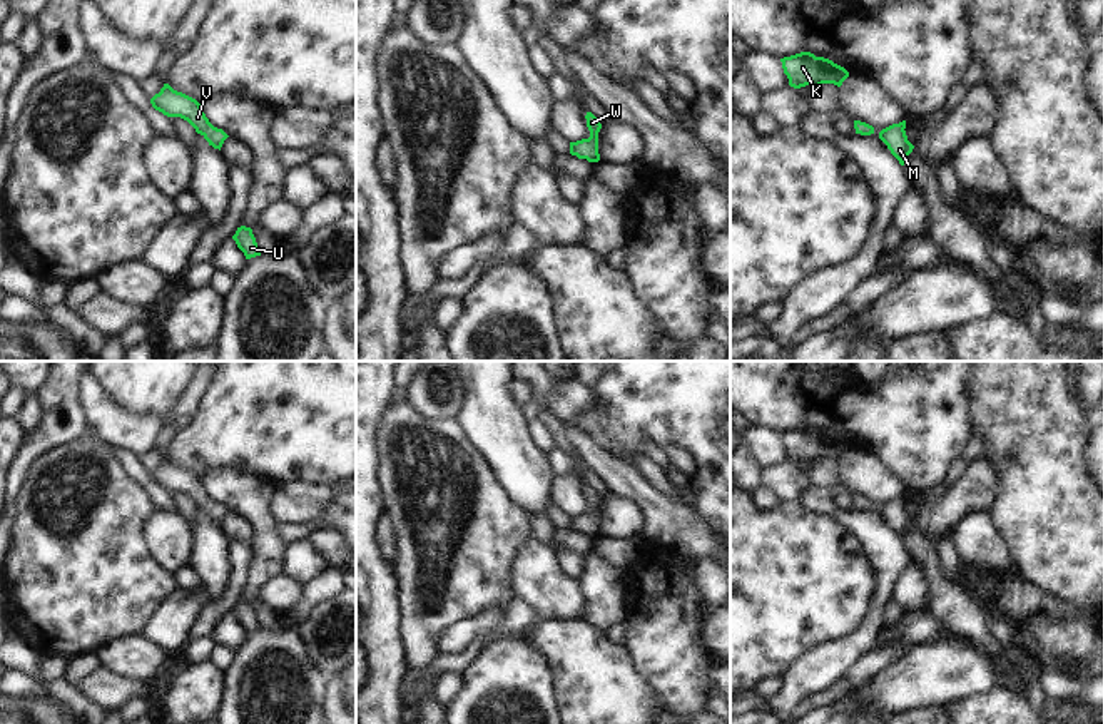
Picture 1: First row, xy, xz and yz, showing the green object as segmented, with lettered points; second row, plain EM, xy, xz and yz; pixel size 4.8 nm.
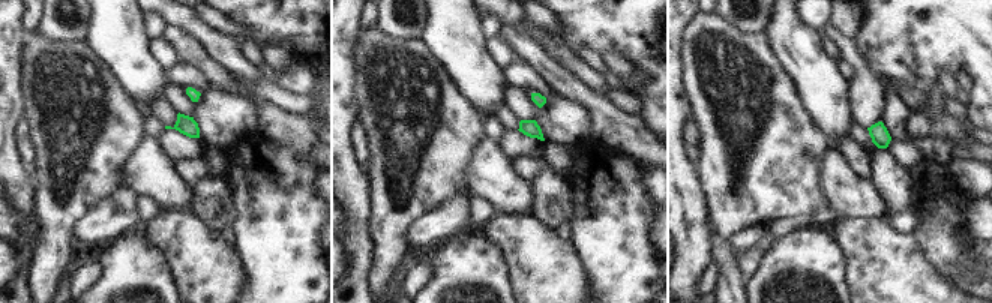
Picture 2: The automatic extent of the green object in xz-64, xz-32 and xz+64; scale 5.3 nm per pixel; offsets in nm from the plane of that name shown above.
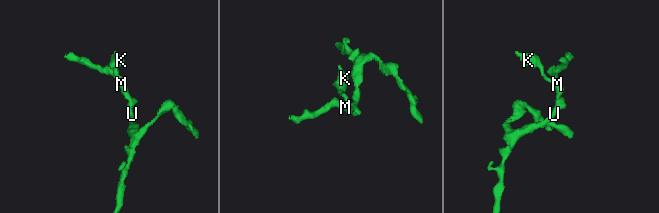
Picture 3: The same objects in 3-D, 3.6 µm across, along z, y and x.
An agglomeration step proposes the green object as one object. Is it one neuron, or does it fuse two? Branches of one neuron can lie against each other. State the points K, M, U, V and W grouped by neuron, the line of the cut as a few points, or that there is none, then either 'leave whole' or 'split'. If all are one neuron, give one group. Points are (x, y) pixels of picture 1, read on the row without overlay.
groups K M U V W; cut none; leave whole

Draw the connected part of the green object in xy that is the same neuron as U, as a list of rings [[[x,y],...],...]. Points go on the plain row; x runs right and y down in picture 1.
[[[246,600],[237,602],[232,614],[236,615],[237,622],[244,627],[246,634],[261,630],[251,602]]]

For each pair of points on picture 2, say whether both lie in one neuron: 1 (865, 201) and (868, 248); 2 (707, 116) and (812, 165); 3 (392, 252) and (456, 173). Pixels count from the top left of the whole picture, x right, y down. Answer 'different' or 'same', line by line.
1: different
2: same
3: same

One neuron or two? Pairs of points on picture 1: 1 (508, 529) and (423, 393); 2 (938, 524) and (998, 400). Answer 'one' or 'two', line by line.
1: two
2: two

